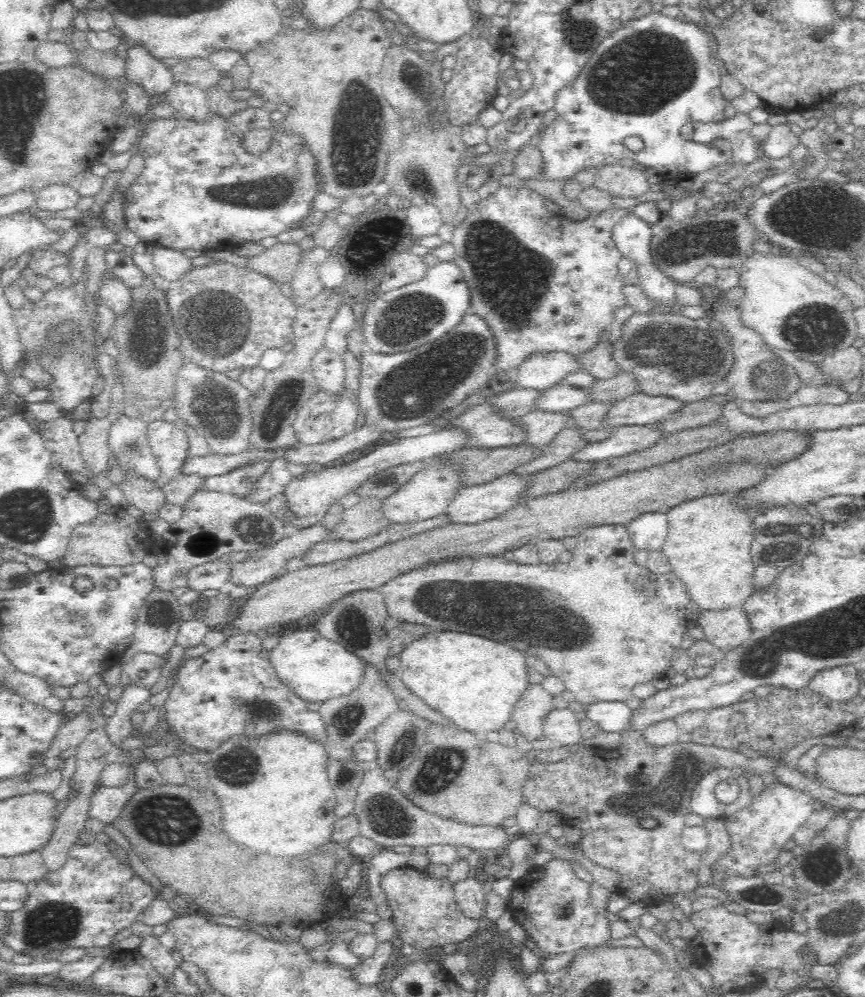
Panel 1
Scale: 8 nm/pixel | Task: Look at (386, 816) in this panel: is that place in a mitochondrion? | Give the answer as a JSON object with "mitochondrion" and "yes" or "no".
{"mitochondrion":"yes"}

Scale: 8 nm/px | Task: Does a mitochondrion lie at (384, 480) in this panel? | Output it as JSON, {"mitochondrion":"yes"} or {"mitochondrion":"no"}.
{"mitochondrion":"no"}

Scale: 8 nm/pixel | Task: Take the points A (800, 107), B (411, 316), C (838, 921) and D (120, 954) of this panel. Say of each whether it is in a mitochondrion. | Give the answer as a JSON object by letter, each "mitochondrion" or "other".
{"A":"other","B":"mitochondrion","C":"mitochondrion","D":"other"}

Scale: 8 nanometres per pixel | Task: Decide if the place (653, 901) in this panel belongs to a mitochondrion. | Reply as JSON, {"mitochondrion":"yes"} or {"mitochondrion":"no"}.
{"mitochondrion":"no"}

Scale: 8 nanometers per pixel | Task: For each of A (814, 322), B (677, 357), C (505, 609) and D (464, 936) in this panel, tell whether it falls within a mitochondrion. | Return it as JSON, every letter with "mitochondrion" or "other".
{"A":"mitochondrion","B":"mitochondrion","C":"mitochondrion","D":"other"}

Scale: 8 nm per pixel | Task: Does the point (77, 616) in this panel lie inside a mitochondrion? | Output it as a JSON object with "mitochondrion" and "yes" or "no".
{"mitochondrion":"yes"}

